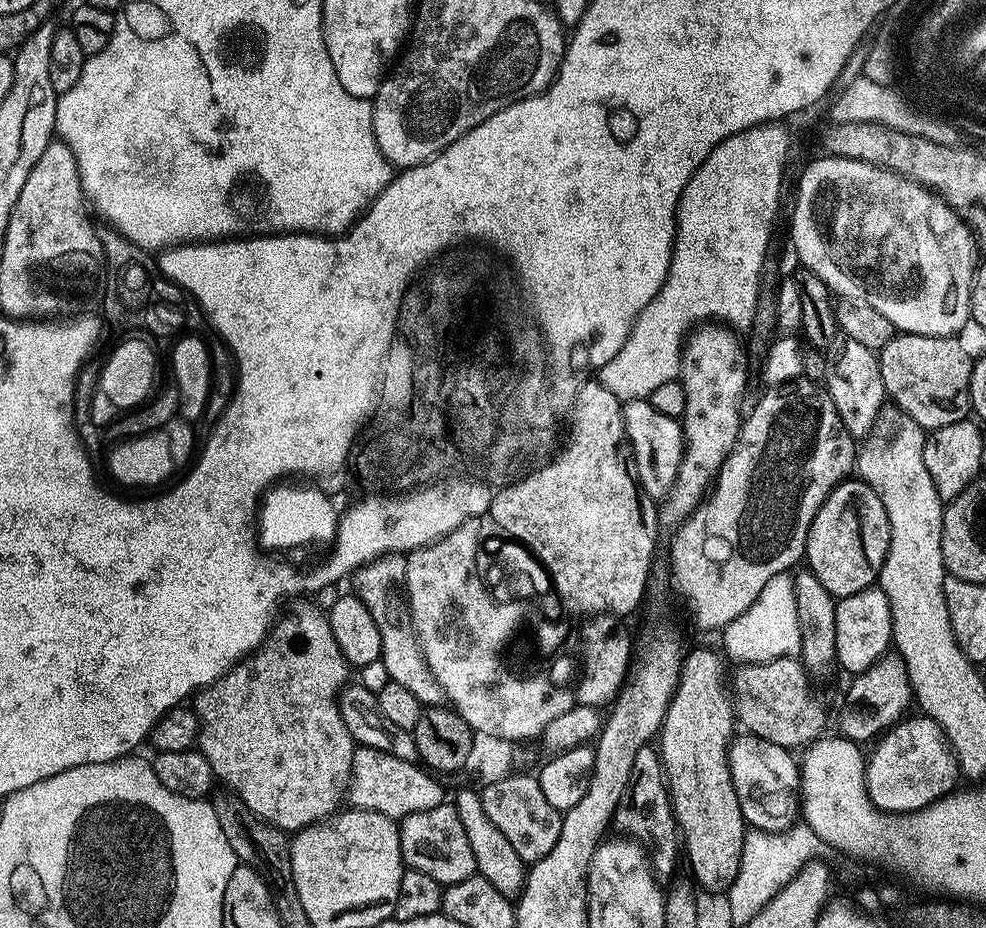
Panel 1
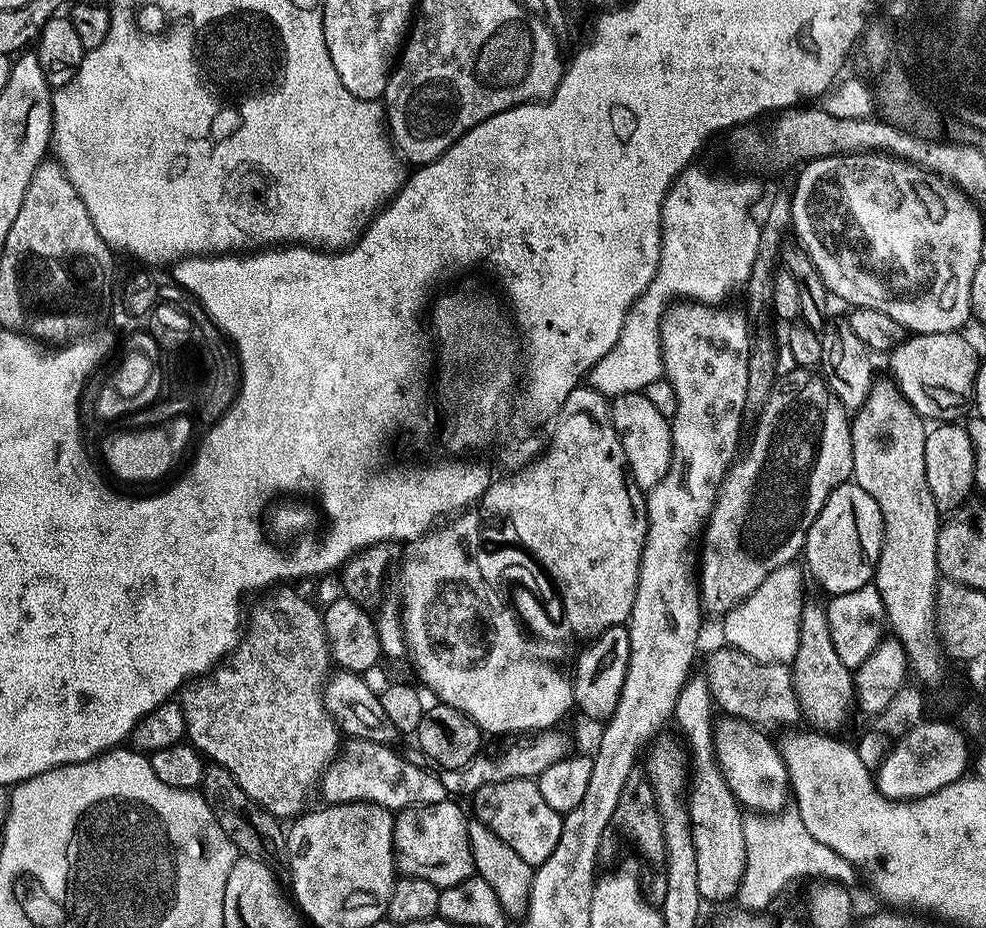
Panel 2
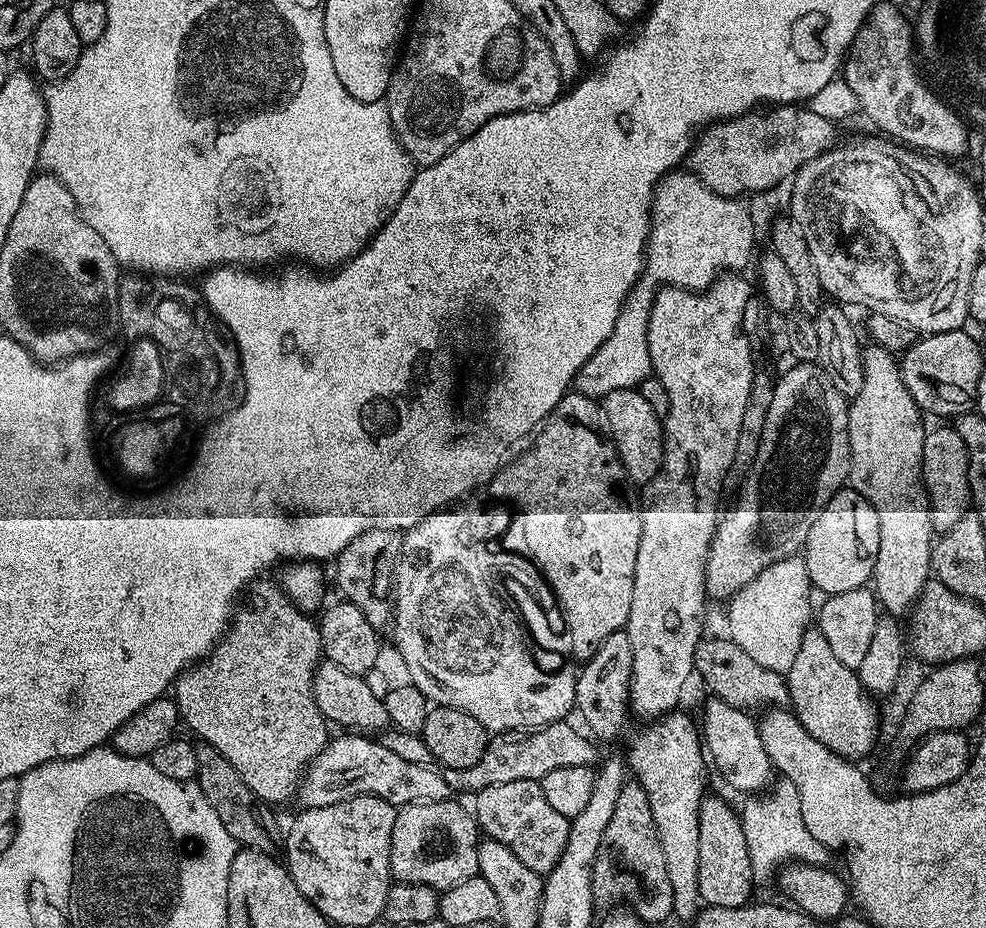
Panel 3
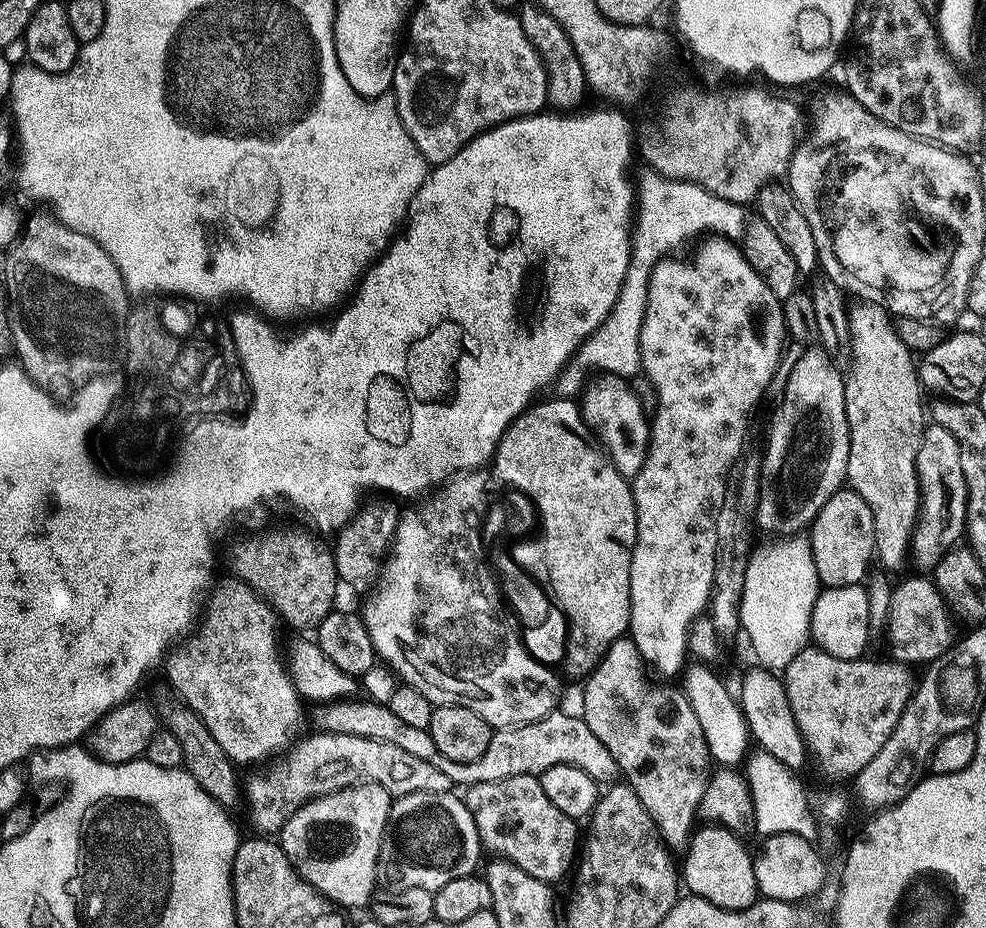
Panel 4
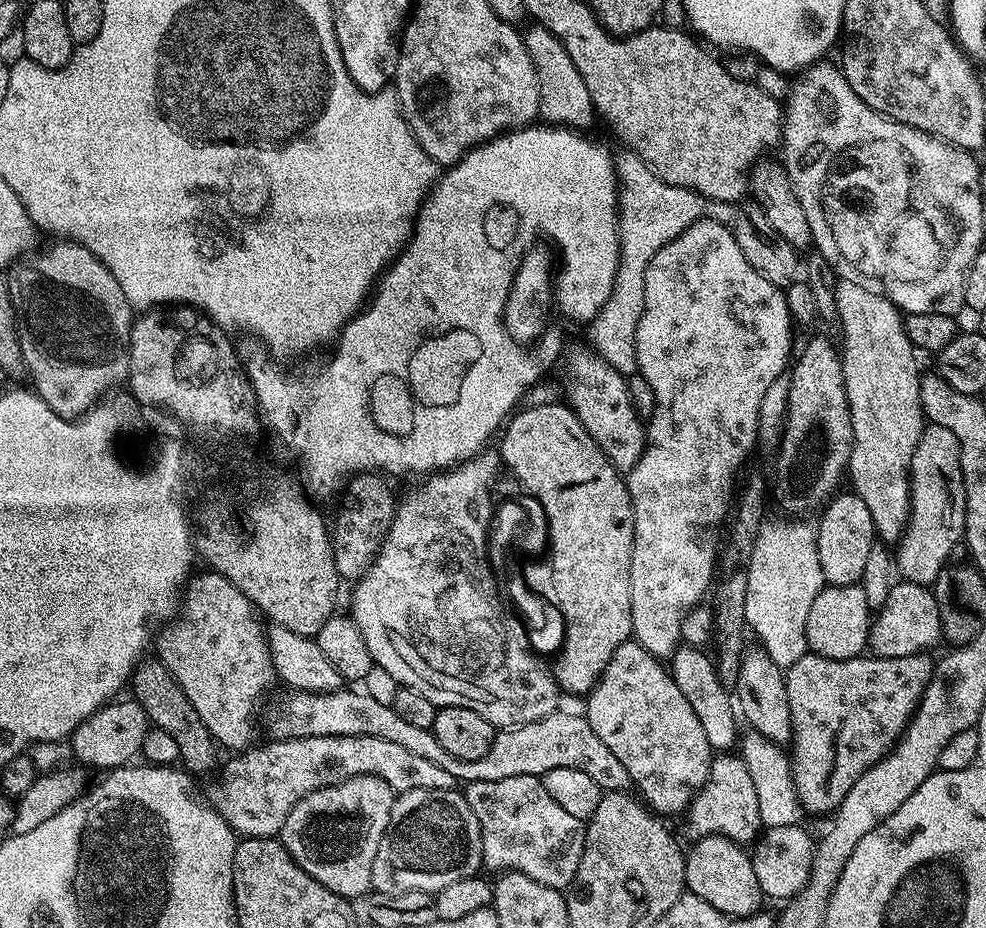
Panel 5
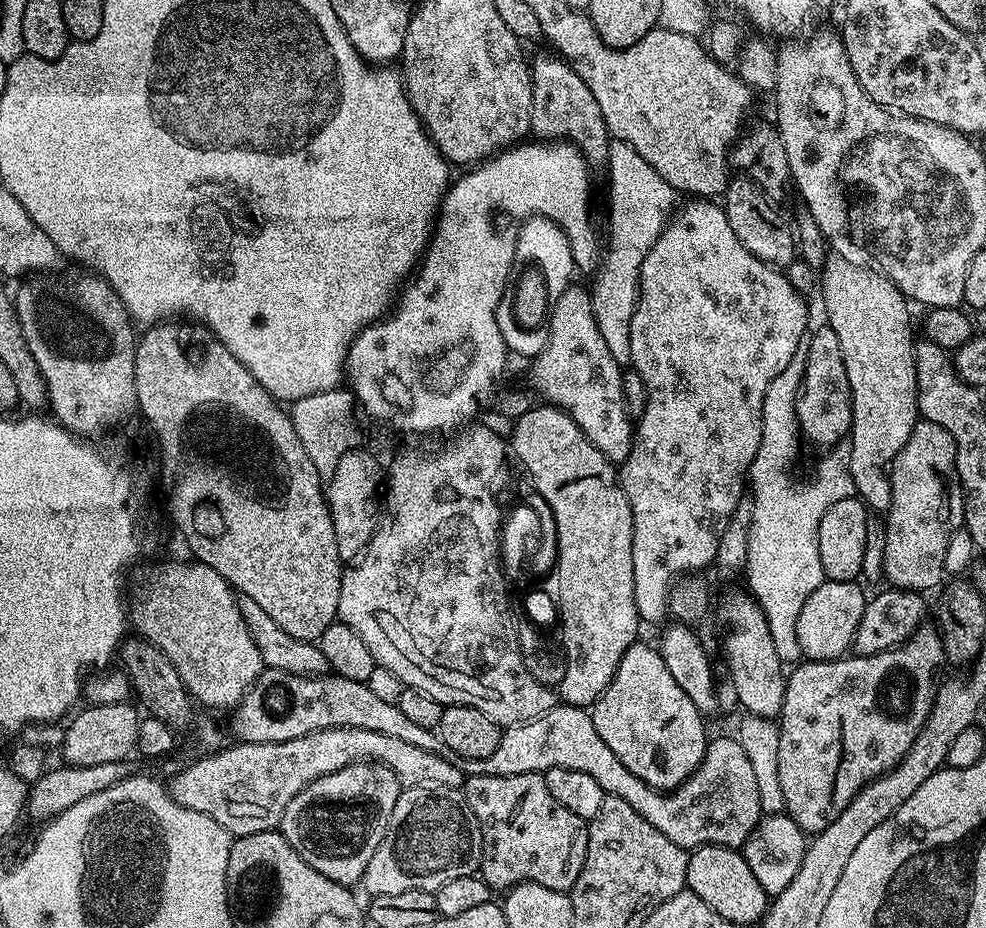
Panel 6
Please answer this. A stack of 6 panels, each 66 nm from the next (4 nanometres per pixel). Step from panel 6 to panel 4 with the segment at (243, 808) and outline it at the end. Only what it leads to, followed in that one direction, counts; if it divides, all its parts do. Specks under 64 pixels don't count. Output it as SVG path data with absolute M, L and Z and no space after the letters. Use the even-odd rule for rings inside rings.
M320 730L317 736L303 740L287 755L288 761L281 768L254 781L249 788L247 785L246 802L248 800L250 804L253 820L264 831L261 833L279 833L284 823L306 802L329 796L343 788L377 784L394 798L415 792L452 792L454 788L452 780L446 778L442 770L413 758L406 754L406 750L398 750L398 746L390 746L390 742L327 730Z

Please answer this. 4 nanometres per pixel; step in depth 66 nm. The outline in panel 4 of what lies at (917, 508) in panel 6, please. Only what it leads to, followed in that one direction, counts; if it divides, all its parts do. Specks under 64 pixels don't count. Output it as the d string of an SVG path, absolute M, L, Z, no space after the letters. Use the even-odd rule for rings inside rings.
M929 423L924 429L924 441L918 450L916 469L920 475L920 498L922 507L920 519L916 522L916 530L912 535L911 557L916 560L917 569L932 570L947 549L957 543L956 540L965 535L966 521L964 515L968 509L968 491L966 478L962 474L962 458L960 447L942 426Z

